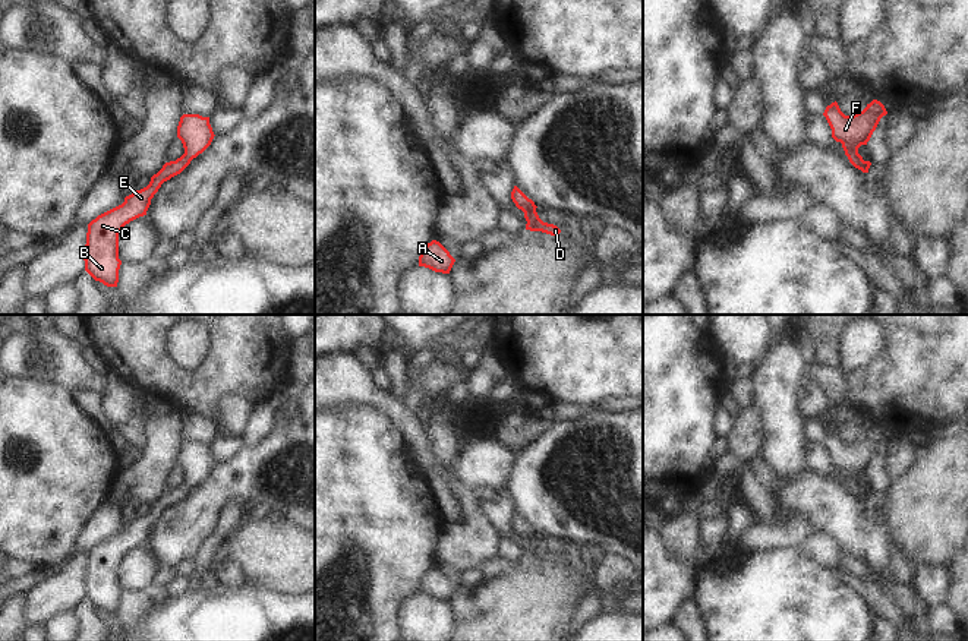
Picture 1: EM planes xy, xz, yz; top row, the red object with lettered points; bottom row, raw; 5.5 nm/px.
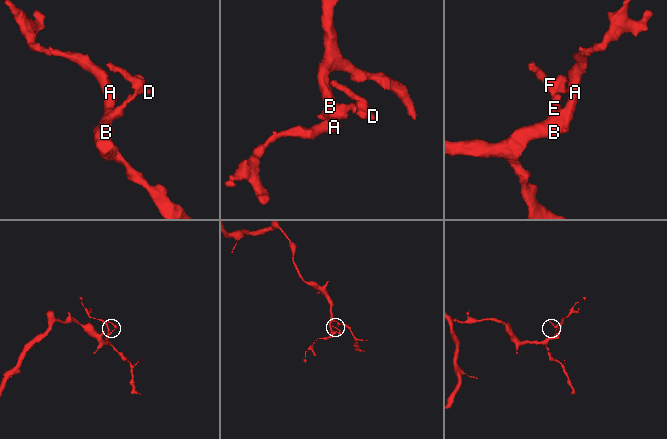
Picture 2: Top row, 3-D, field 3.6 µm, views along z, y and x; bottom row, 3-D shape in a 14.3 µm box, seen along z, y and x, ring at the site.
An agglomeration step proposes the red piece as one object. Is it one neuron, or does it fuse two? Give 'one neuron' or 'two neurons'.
one neuron

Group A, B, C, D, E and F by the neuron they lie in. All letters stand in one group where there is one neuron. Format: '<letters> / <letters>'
A B C D E F

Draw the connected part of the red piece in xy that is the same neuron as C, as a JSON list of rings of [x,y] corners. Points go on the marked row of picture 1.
[[[183,114],[177,126],[177,138],[185,154],[176,161],[165,162],[151,177],[146,187],[124,198],[124,202],[92,220],[88,224],[86,244],[83,249],[85,271],[107,287],[117,287],[119,269],[119,234],[126,224],[146,215],[151,199],[161,184],[180,174],[193,158],[202,154],[212,142],[214,132],[209,117]]]

